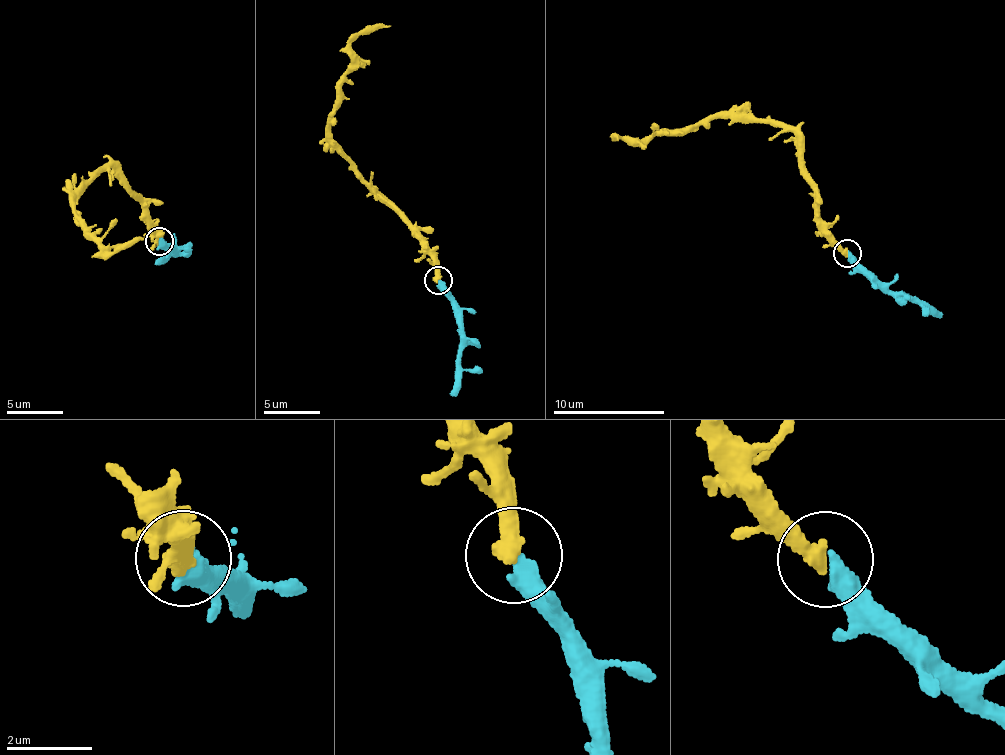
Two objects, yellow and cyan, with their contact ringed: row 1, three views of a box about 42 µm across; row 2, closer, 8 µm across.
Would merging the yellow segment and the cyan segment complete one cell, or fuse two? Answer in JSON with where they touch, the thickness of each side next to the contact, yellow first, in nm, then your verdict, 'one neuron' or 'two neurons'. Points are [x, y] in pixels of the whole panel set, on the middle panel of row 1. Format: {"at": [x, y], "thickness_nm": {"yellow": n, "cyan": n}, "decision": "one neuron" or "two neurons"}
{"at": [438, 280], "thickness_nm": {"yellow": 440, "cyan": 480}, "decision": "one neuron"}

